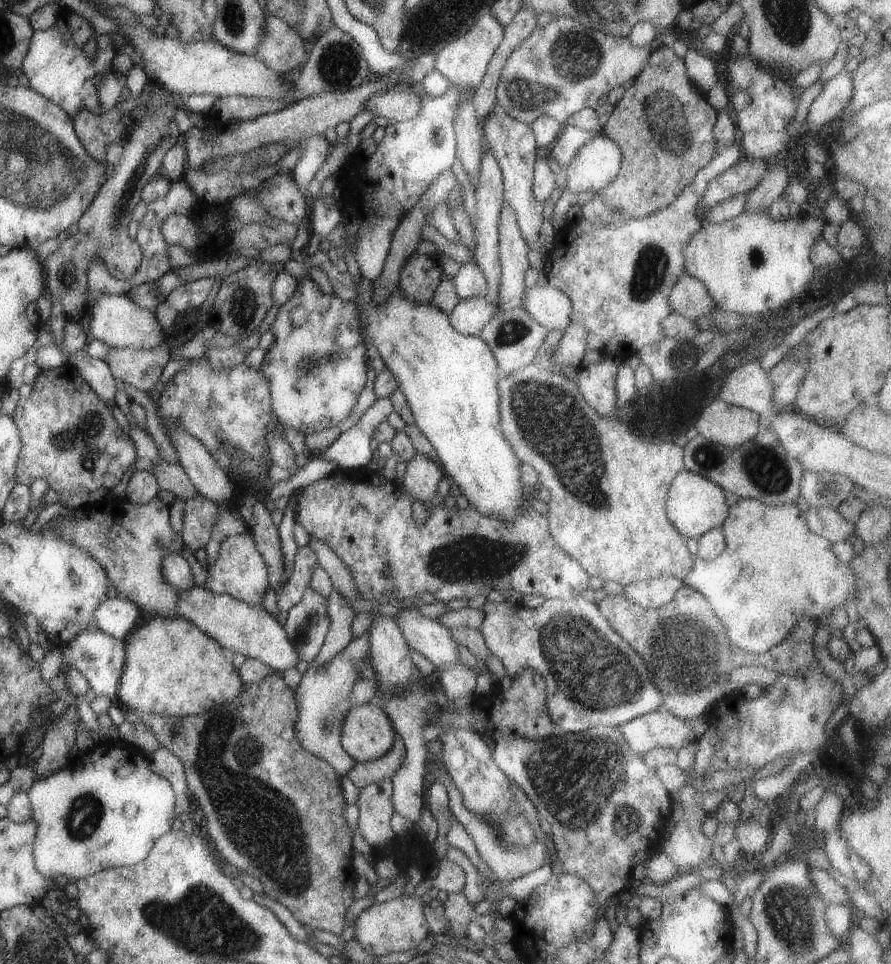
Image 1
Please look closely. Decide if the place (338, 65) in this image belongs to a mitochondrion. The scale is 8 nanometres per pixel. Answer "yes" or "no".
yes

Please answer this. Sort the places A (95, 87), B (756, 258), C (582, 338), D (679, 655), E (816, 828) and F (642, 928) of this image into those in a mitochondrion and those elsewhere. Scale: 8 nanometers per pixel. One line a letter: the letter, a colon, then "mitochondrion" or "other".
A: other
B: other
C: other
D: mitochondrion
E: other
F: other

